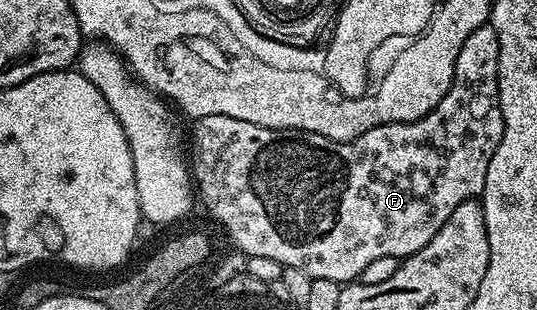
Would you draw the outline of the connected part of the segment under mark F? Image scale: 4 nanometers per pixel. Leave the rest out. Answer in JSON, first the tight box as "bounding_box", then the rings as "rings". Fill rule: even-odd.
{"bounding_box":[191,21,505,285],"rings":[[[486,21],[486,22],[485,22],[485,23],[484,23],[484,25],[482,25],[482,27],[480,27],[480,28],[479,28],[479,29],[475,29],[475,30],[474,30],[474,31],[473,31],[473,32],[471,32],[471,34],[469,34],[469,36],[468,36],[468,37],[467,37],[467,41],[463,41],[463,49],[459,49],[459,57],[458,57],[458,58],[457,58],[457,60],[456,60],[456,61],[455,61],[455,73],[454,73],[454,74],[453,74],[453,80],[452,80],[452,81],[451,81],[451,89],[450,89],[450,90],[449,90],[449,91],[448,91],[448,92],[447,92],[447,93],[446,93],[446,94],[445,94],[445,96],[444,96],[444,97],[443,97],[443,101],[439,101],[439,105],[435,105],[435,109],[431,109],[431,110],[430,110],[430,111],[428,111],[428,113],[426,113],[426,114],[425,114],[425,115],[424,115],[424,116],[423,116],[423,117],[419,117],[419,118],[418,118],[418,119],[416,119],[416,120],[415,120],[415,121],[411,121],[411,122],[410,122],[410,123],[388,123],[388,124],[387,124],[387,125],[375,125],[375,129],[367,129],[367,133],[363,133],[363,134],[362,134],[362,135],[360,135],[360,136],[359,136],[359,137],[355,137],[355,138],[354,138],[354,139],[352,139],[352,140],[351,140],[351,141],[347,141],[347,142],[346,142],[346,143],[340,143],[340,142],[339,142],[339,141],[335,141],[335,140],[334,140],[334,139],[328,139],[328,138],[327,138],[327,137],[323,137],[323,136],[322,136],[322,135],[320,135],[320,134],[319,134],[319,133],[315,133],[315,132],[314,132],[314,131],[284,131],[284,130],[283,130],[283,129],[271,129],[271,128],[270,128],[270,127],[264,127],[264,126],[263,126],[263,125],[251,125],[251,121],[239,121],[239,117],[223,117],[223,116],[222,116],[222,115],[208,115],[208,116],[207,116],[207,117],[203,117],[203,118],[202,118],[202,119],[197,119],[197,120],[196,120],[196,122],[194,122],[194,124],[195,124],[195,125],[194,125],[194,127],[193,127],[193,139],[192,139],[192,135],[191,135],[191,147],[192,147],[192,151],[191,151],[191,178],[192,178],[192,180],[193,180],[193,182],[194,182],[194,184],[195,184],[195,191],[196,191],[196,194],[197,194],[197,195],[198,195],[198,196],[199,196],[199,199],[200,199],[200,202],[201,202],[201,199],[202,199],[202,201],[203,201],[203,202],[205,202],[205,207],[206,207],[206,209],[207,209],[207,210],[209,210],[209,211],[210,211],[210,213],[211,213],[211,214],[213,214],[213,215],[214,215],[214,217],[215,217],[215,218],[217,218],[217,219],[218,219],[218,221],[219,221],[219,222],[221,222],[221,223],[222,223],[222,225],[223,225],[223,226],[225,226],[225,231],[226,231],[226,233],[227,233],[227,234],[229,234],[229,235],[230,235],[230,237],[231,237],[231,238],[233,238],[233,243],[234,243],[234,245],[232,245],[232,246],[233,246],[233,247],[234,247],[234,248],[236,248],[236,250],[237,250],[237,251],[238,251],[238,252],[240,252],[240,254],[241,254],[241,255],[242,255],[242,256],[245,256],[245,257],[248,257],[248,256],[251,256],[251,255],[254,255],[254,256],[255,256],[255,257],[271,257],[271,261],[279,261],[279,262],[280,262],[280,263],[281,263],[281,266],[282,266],[282,268],[285,268],[285,269],[288,269],[288,268],[293,268],[293,269],[294,269],[294,270],[296,270],[296,271],[297,271],[297,270],[302,270],[302,271],[303,271],[303,273],[305,273],[305,274],[307,274],[307,275],[309,275],[309,278],[311,278],[311,280],[314,280],[314,279],[326,279],[326,280],[327,280],[327,281],[335,281],[335,282],[336,282],[336,283],[340,283],[340,284],[342,284],[342,285],[348,285],[348,284],[350,284],[350,283],[352,283],[352,282],[354,282],[354,280],[356,280],[356,279],[357,279],[357,278],[358,278],[358,277],[360,277],[360,275],[361,275],[361,274],[362,274],[362,273],[363,273],[363,269],[365,269],[365,268],[367,268],[367,265],[369,265],[369,264],[371,264],[371,261],[375,261],[375,259],[376,259],[376,258],[379,258],[379,257],[395,257],[395,258],[397,258],[397,259],[401,259],[401,258],[402,258],[402,257],[404,257],[404,256],[407,256],[407,255],[413,255],[413,254],[415,254],[415,253],[416,253],[416,251],[418,251],[418,250],[419,250],[419,249],[423,249],[423,245],[427,245],[427,241],[431,241],[431,237],[435,237],[435,233],[439,233],[439,229],[440,229],[440,228],[441,228],[441,226],[443,226],[443,225],[444,225],[444,223],[445,223],[445,222],[446,222],[446,221],[447,221],[447,217],[451,217],[451,213],[455,213],[455,209],[456,209],[456,208],[457,208],[457,206],[459,206],[459,204],[461,204],[461,203],[462,203],[462,202],[463,202],[463,200],[465,200],[465,199],[471,199],[471,198],[474,198],[474,197],[477,197],[477,196],[480,196],[480,194],[481,194],[481,192],[482,192],[482,191],[484,191],[484,190],[485,190],[485,178],[486,178],[486,177],[487,177],[487,165],[491,165],[491,157],[492,157],[492,156],[493,156],[493,154],[494,154],[494,153],[495,153],[495,149],[499,149],[499,141],[500,141],[500,140],[501,140],[501,138],[502,138],[502,137],[503,137],[503,129],[504,129],[504,128],[505,128],[505,122],[504,122],[504,121],[503,121],[503,113],[502,113],[502,112],[501,112],[501,106],[500,106],[500,105],[499,105],[499,85],[498,85],[498,84],[497,84],[497,78],[498,78],[498,77],[499,77],[499,37],[498,37],[498,36],[497,36],[497,31],[496,31],[496,30],[495,30],[495,28],[494,28],[494,27],[493,27],[493,24],[492,24],[492,22],[489,22],[489,21]],[[325,185],[333,185],[333,187],[329,187],[329,189],[335,189],[335,187],[341,187],[341,185],[343,185],[343,187],[345,187],[345,193],[343,193],[343,199],[339,199],[339,197],[335,197],[335,191],[325,191]],[[337,199],[339,199],[339,201],[341,201],[341,207],[343,207],[343,209],[353,209],[353,217],[355,217],[355,221],[353,221],[353,233],[351,233],[351,235],[349,235],[349,237],[347,237],[347,233],[343,233],[343,229],[337,229],[337,237],[335,237],[335,243],[311,243],[311,247],[301,247],[301,249],[297,249],[297,251],[293,251],[293,249],[291,249],[291,253],[289,253],[289,251],[287,251],[287,239],[285,239],[285,237],[283,237],[283,233],[285,233],[285,231],[281,231],[281,227],[287,227],[287,221],[289,221],[289,219],[303,219],[303,217],[305,217],[305,205],[311,205],[311,201],[325,201],[325,203],[323,203],[323,205],[335,205],[335,201],[337,201]]]}

